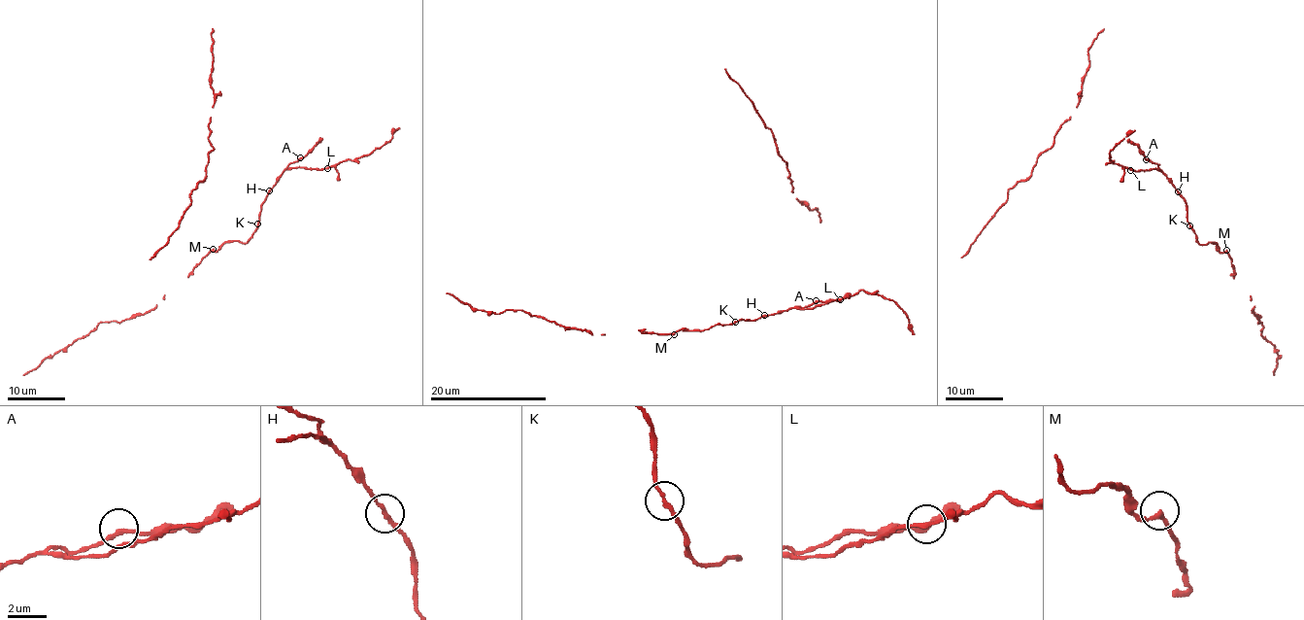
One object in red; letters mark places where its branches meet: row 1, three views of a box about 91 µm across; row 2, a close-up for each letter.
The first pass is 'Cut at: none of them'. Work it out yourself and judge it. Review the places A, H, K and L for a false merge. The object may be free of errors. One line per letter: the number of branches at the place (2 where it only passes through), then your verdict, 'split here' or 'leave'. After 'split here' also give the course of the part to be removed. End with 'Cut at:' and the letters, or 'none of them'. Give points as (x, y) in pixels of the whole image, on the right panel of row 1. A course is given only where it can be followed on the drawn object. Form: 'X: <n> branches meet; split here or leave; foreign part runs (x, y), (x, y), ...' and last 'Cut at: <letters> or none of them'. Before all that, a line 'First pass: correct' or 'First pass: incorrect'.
First pass: correct
A: 2 branches meet; leave
H: 2 branches meet; leave
K: 2 branches meet; leave
L: 2 branches meet; leave
Cut at: none of them

